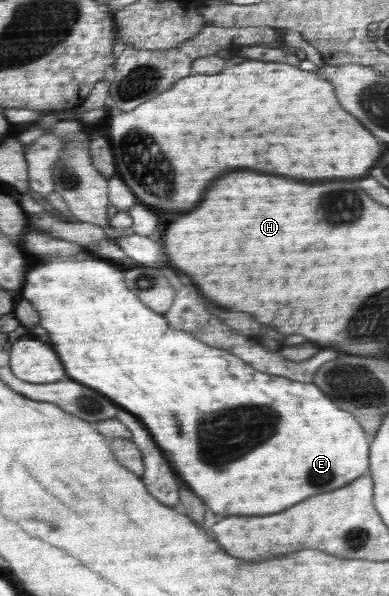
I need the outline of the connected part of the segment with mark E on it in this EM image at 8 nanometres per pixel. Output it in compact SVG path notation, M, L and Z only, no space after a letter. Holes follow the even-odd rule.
M80 252L76 255L61 258L58 256L46 256L31 261L25 273L25 283L21 289L20 298L29 301L38 312L40 327L48 331L48 341L58 343L54 345L54 351L58 353L65 372L72 380L88 385L88 388L107 396L115 405L128 413L136 416L143 423L144 427L150 432L156 445L164 453L171 455L171 467L185 481L189 489L196 494L205 505L218 516L265 516L278 513L288 509L290 505L298 503L300 499L318 495L318 493L328 493L344 487L347 483L365 475L371 475L369 470L369 447L368 435L358 423L358 420L351 414L342 411L332 403L330 397L326 397L313 382L302 383L287 377L270 375L254 369L246 364L236 355L210 347L202 341L194 338L190 333L184 331L174 331L170 328L167 319L163 314L156 313L143 301L138 299L136 293L130 293L124 279L124 270L118 264L110 262L93 255L90 252ZM238 409L242 409L242 421L236 423Z

